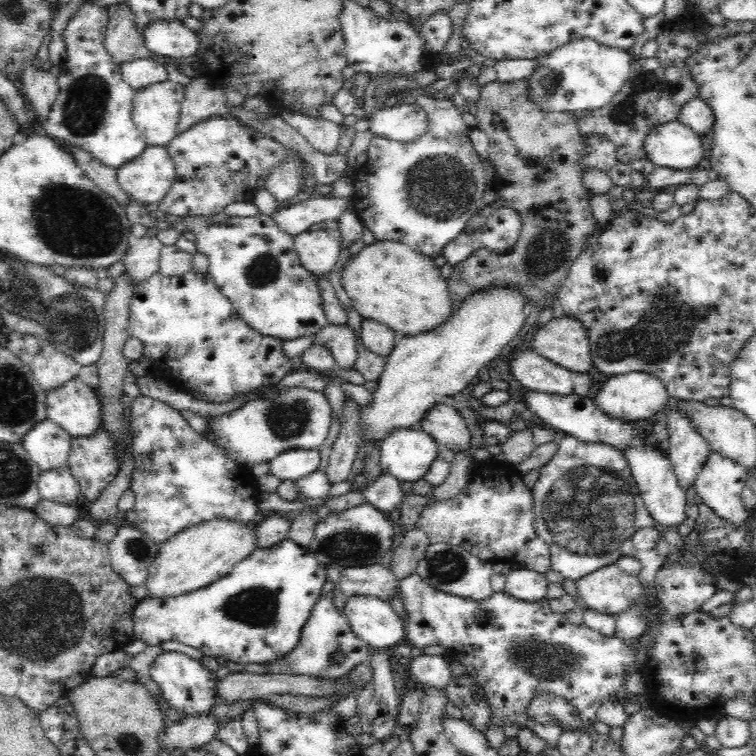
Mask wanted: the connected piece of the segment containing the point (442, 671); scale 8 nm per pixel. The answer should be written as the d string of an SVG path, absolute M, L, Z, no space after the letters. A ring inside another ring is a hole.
M415 653L412 656L411 673L418 683L426 688L444 690L450 682L450 668L442 655L424 655Z

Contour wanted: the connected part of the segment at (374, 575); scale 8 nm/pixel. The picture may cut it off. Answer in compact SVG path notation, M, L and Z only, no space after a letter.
M374 563L370 566L342 568L337 587L345 595L366 595L390 600L398 596L400 588L394 579L394 573L382 565Z

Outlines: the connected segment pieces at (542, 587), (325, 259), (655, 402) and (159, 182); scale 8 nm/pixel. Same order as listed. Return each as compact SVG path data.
M518 567L511 569L505 577L506 581L503 591L511 594L518 600L536 602L536 600L546 597L548 579L536 571Z
M331 224L326 229L308 230L293 237L301 266L318 280L327 278L335 268L341 248L341 235Z
M630 371L626 374L608 378L608 382L602 386L602 390L592 400L595 406L601 408L605 415L620 421L646 421L656 417L663 405L669 400L664 383L650 373L644 371Z
M150 146L130 162L116 169L117 183L129 198L142 205L158 204L174 183L176 169L165 146Z

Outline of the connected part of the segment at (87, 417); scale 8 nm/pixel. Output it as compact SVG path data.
M78 377L70 378L64 385L53 390L46 390L46 418L63 428L71 437L90 437L100 426L101 404L92 388Z

